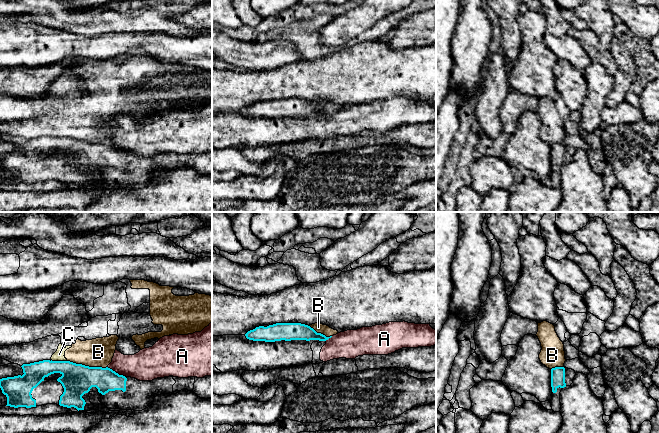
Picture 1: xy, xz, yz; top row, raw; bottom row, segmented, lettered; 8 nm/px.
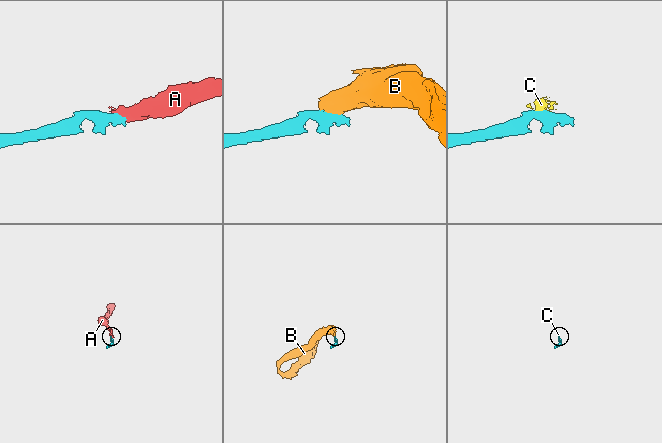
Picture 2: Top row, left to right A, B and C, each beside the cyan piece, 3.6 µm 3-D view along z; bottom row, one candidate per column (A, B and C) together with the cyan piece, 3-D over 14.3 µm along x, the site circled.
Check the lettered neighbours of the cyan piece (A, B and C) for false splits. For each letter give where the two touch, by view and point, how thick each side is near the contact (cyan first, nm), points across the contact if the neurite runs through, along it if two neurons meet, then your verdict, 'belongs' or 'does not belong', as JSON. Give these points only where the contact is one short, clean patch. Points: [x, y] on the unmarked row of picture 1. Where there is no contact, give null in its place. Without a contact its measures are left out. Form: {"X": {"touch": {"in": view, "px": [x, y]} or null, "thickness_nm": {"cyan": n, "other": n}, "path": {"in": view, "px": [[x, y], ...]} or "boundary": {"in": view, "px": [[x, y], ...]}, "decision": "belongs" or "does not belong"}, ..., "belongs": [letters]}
{"A": {"touch": {"in": "xy", "px": [115, 148]}, "thickness_nm": {"cyan": 190, "other": 240}, "boundary": {"in": "xy", "px": [[107, 143], [124, 152]]}, "decision": "does not belong"}, "B": {"touch": {"in": "xy", "px": [87, 142]}, "thickness_nm": {"cyan": 260, "other": 220}, "boundary": {"in": "xy", "px": [[67, 136], [89, 142], [107, 143]]}, "decision": "does not belong"}, "C": {"touch": {"in": "xy", "px": [59, 137]}, "thickness_nm": {"cyan": 260, "other": 80}, "decision": "does not belong"}, "belongs": []}

